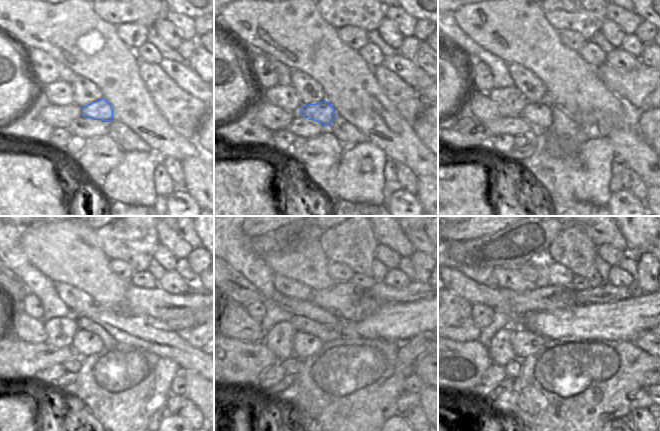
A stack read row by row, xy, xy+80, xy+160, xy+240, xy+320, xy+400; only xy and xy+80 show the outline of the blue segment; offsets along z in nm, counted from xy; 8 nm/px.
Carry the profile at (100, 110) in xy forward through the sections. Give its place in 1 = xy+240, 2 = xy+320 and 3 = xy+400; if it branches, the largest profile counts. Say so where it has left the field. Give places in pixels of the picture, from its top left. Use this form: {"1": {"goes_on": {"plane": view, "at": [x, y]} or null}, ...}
{"1": {"goes_on": {"plane": "xy+240", "at": [84, 344]}}, "2": {"goes_on": {"plane": "xy+320", "at": [305, 345]}}, "3": {"goes_on": {"plane": "xy+400", "at": [524, 342]}}}

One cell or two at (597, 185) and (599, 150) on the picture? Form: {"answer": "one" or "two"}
{"answer": "one"}

